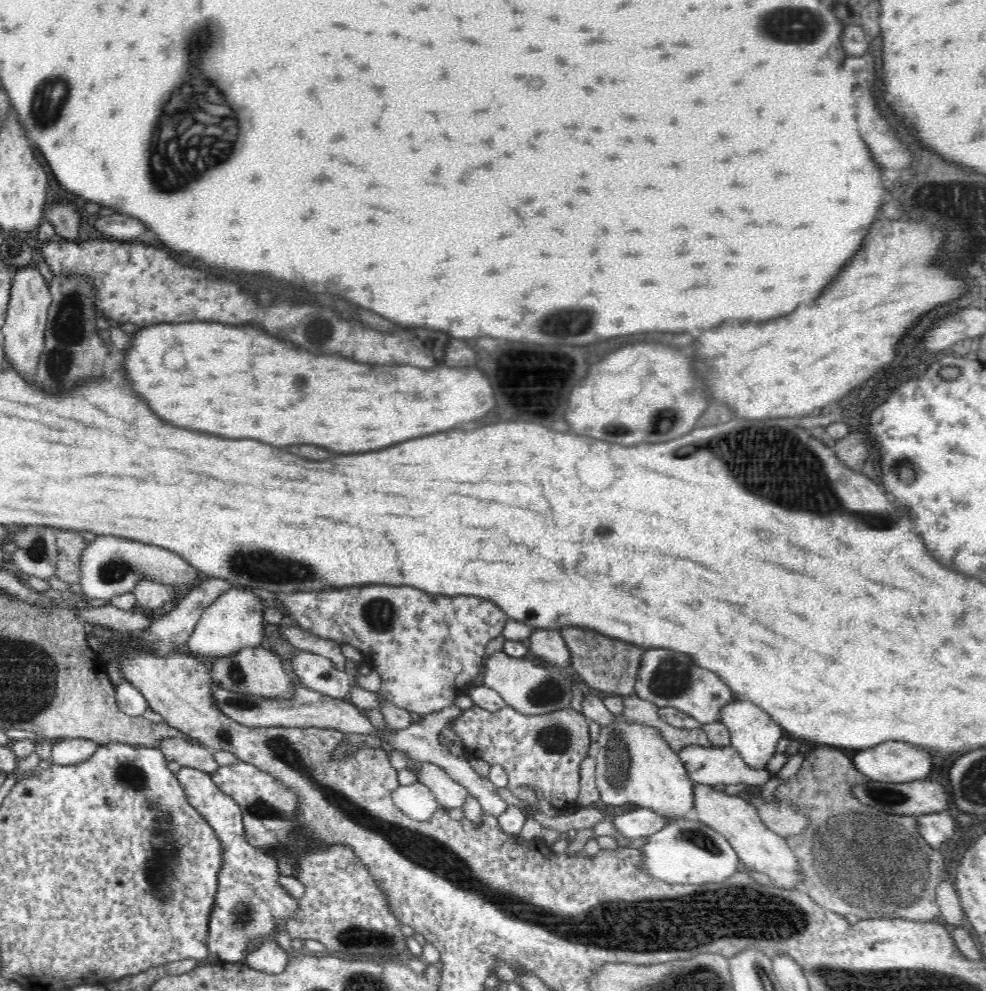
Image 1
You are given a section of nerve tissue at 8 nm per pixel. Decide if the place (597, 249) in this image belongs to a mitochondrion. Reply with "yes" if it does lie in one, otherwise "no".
no

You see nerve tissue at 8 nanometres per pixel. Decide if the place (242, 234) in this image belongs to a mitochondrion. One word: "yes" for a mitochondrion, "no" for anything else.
no

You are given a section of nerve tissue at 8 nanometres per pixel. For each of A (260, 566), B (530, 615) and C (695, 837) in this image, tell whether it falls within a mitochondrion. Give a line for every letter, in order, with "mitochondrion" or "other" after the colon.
A: mitochondrion
B: other
C: mitochondrion

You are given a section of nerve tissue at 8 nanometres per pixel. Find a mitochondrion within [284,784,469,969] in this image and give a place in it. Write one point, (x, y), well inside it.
(358, 936)

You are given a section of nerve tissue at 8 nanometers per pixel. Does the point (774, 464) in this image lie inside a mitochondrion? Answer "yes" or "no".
yes

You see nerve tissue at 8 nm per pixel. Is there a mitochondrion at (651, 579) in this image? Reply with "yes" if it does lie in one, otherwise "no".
no

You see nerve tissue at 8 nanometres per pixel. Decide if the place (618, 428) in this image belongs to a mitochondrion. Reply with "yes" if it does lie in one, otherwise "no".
yes

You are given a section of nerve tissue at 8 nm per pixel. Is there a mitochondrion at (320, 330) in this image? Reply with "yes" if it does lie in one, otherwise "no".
yes

